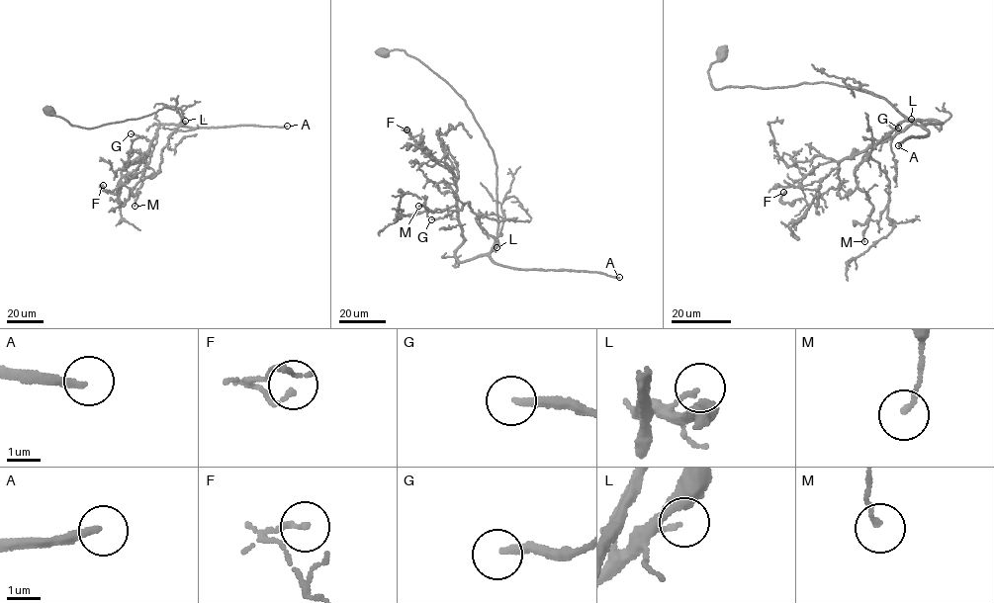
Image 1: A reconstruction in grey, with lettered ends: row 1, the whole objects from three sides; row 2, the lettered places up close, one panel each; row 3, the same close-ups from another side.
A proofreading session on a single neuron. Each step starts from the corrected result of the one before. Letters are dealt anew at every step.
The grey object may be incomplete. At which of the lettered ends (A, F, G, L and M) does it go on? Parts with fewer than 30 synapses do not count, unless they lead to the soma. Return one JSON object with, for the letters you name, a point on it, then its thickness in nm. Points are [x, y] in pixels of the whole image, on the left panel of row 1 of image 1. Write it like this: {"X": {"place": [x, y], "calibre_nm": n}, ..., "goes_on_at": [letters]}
{"A": {"place": [287, 126], "calibre_nm": 200}, "goes_on_at": ["A"]}

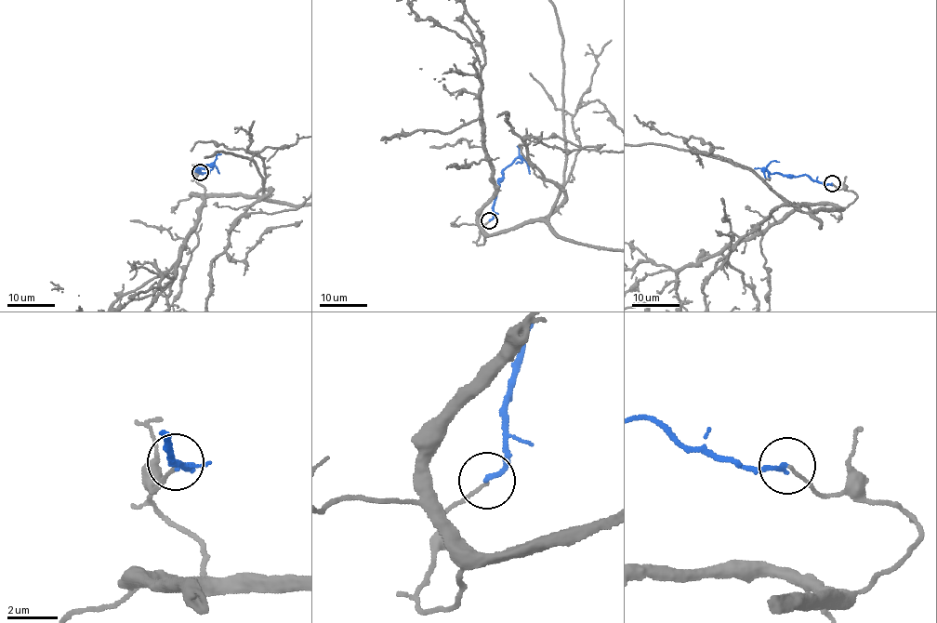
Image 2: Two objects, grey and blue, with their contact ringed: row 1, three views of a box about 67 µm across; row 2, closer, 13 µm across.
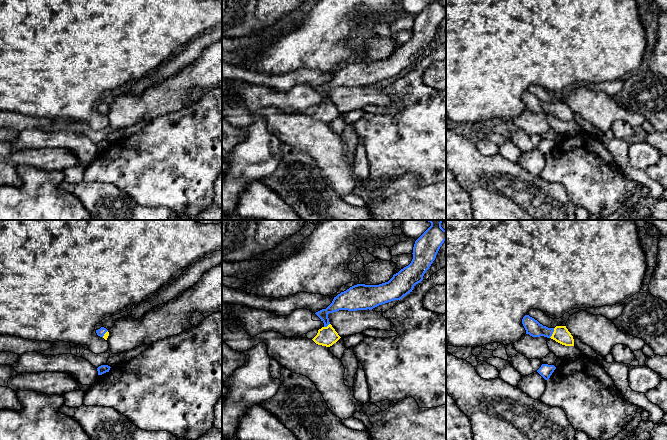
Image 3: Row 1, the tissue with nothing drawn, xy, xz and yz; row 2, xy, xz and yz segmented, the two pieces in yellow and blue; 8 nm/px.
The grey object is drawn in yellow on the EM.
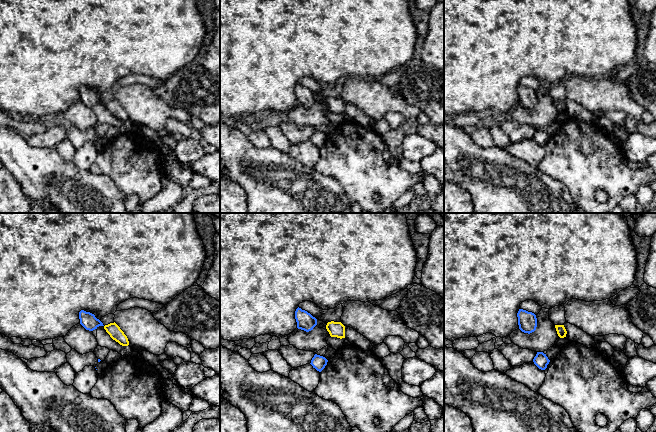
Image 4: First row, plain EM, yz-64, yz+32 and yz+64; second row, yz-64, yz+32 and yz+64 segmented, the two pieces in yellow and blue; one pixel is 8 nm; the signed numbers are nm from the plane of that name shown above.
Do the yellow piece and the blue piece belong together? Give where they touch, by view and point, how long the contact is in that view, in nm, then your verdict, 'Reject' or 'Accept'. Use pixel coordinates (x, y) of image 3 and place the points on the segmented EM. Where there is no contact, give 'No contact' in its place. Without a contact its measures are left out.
Touches yellow at yz (553, 333). Shared border 90 nm. Accept

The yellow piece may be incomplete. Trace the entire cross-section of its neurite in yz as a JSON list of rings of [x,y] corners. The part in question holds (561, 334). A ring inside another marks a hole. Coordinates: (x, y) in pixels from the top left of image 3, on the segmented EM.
[[[525,315],[522,319],[522,324],[526,330],[526,334],[532,337],[544,336],[551,338],[556,342],[565,346],[574,346],[574,339],[566,326],[556,326],[555,328],[548,328],[540,324],[537,320]]]

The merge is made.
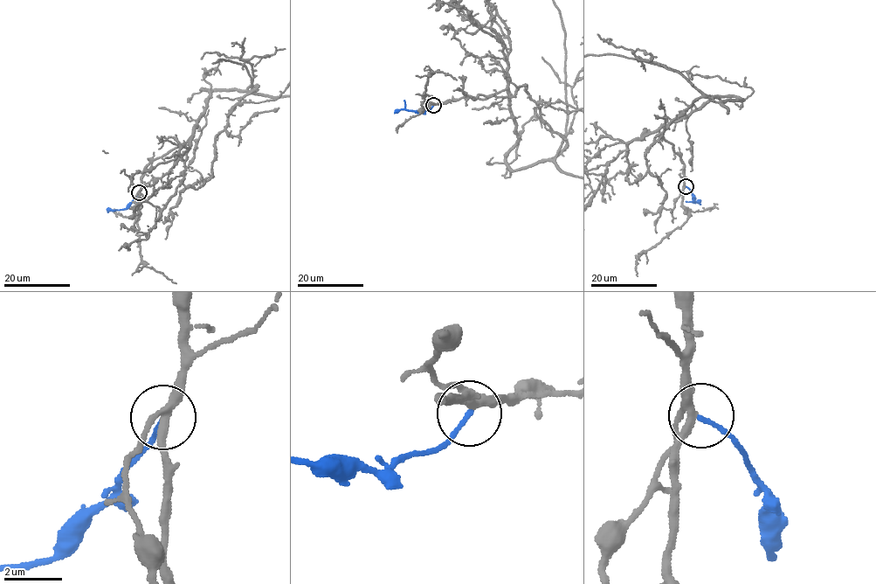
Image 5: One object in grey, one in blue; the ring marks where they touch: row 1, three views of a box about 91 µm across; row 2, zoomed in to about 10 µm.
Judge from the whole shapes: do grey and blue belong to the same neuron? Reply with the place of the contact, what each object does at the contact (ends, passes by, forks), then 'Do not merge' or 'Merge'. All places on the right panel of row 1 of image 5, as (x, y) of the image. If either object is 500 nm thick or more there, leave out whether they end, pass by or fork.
Place: (686, 186). At the ring grey forks. At the ring blue ends. Merge

